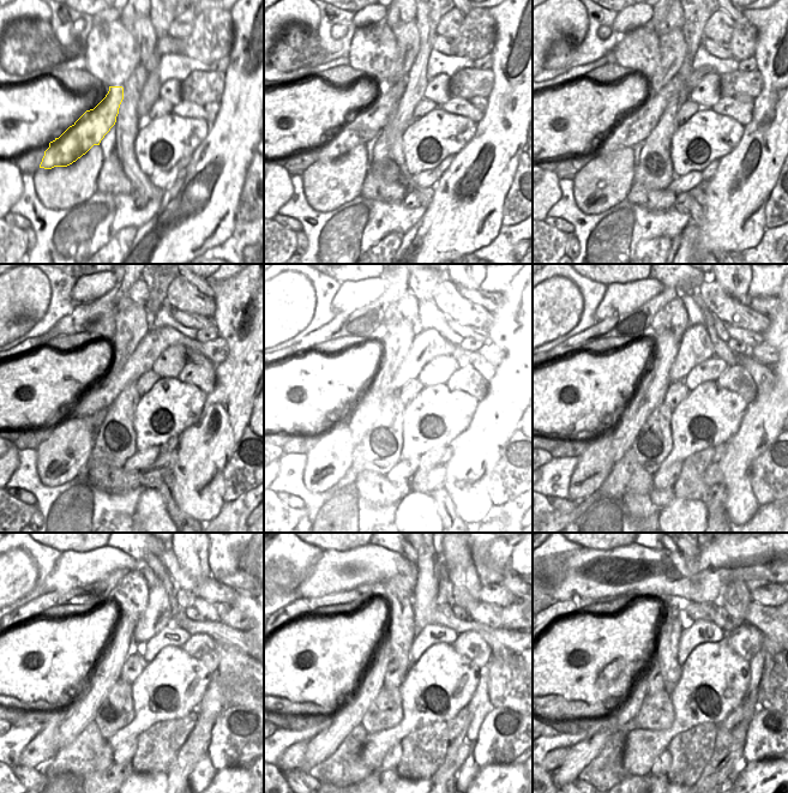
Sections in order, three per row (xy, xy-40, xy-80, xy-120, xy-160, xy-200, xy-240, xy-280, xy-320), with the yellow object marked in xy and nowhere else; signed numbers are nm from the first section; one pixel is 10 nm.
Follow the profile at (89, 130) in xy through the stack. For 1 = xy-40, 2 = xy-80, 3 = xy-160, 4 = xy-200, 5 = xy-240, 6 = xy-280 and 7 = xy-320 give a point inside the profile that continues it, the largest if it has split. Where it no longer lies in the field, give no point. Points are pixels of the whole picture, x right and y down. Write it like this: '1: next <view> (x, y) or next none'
1: next xy-40 (368, 122)
2: next xy-80 (633, 127)
3: next xy-160 (428, 341)
4: next xy-200 (696, 346)
5: next xy-240 (157, 614)
6: next xy-280 (425, 595)
7: next xy-320 (689, 557)

